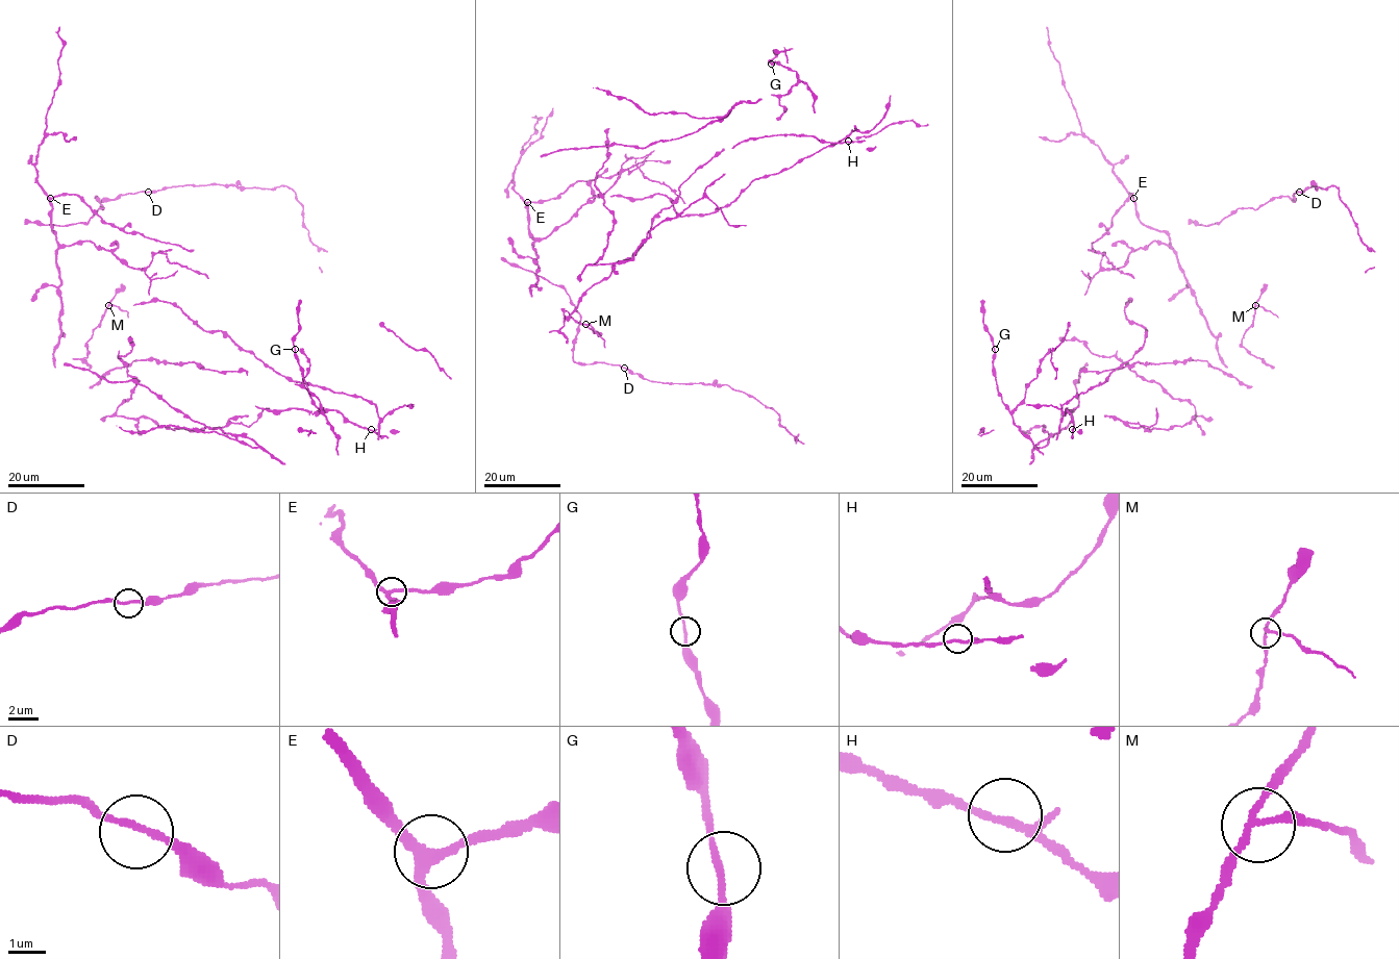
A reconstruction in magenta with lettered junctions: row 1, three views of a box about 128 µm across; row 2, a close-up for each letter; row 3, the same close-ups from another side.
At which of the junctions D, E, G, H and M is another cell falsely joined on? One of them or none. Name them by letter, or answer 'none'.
M

